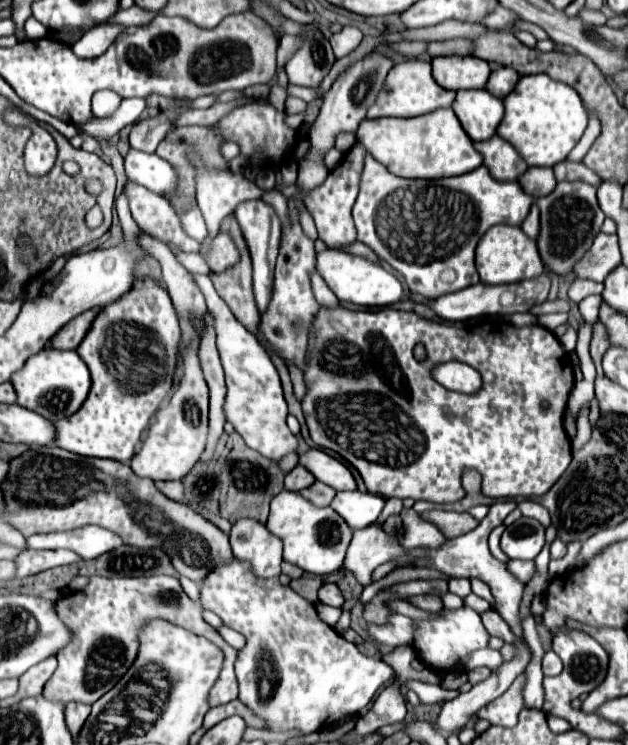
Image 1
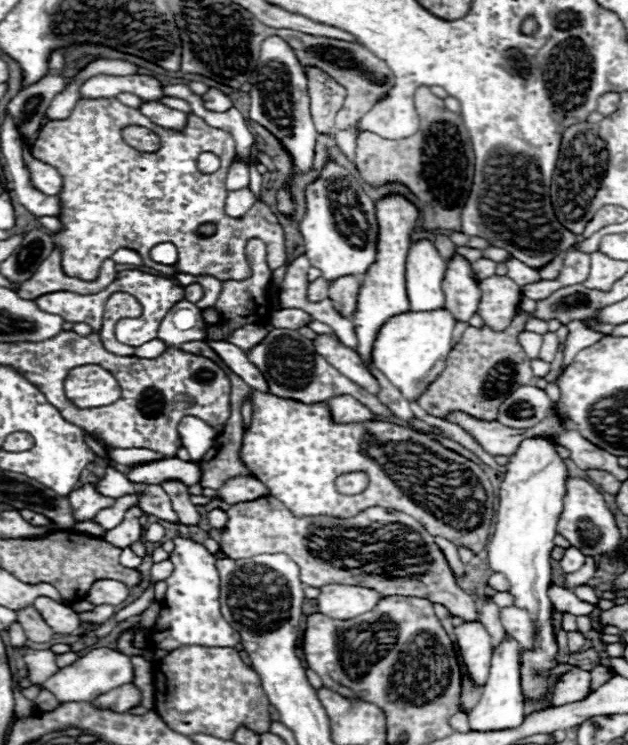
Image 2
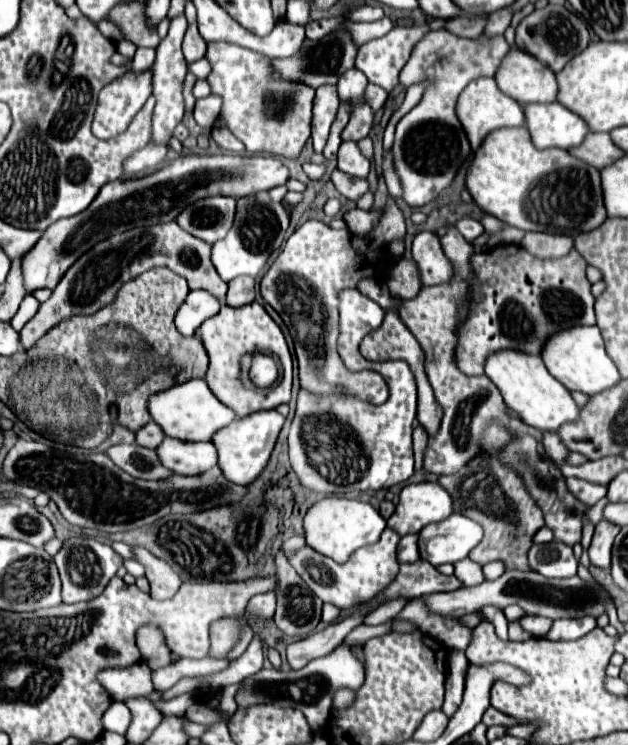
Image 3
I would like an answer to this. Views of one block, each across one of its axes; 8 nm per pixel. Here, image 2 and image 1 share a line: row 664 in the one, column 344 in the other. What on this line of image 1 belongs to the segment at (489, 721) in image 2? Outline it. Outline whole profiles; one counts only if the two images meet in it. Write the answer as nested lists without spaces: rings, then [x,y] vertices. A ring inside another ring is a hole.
[[[358,490],[338,492],[330,502],[330,508],[336,510],[352,530],[358,530],[376,522],[384,508],[384,500],[380,496]]]

